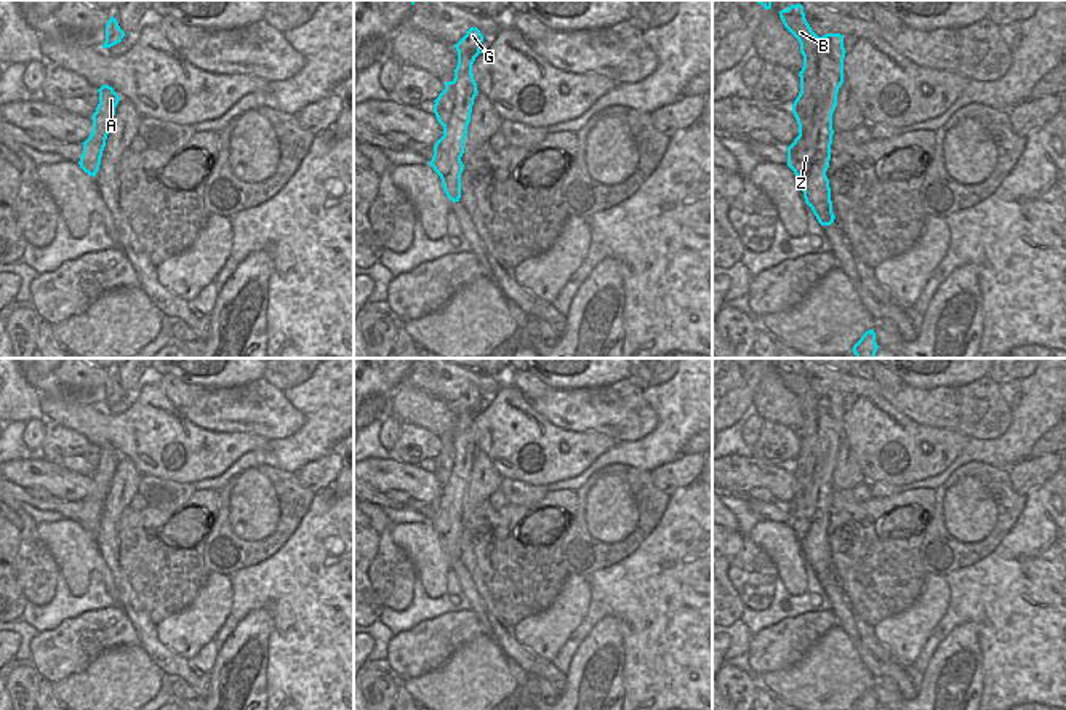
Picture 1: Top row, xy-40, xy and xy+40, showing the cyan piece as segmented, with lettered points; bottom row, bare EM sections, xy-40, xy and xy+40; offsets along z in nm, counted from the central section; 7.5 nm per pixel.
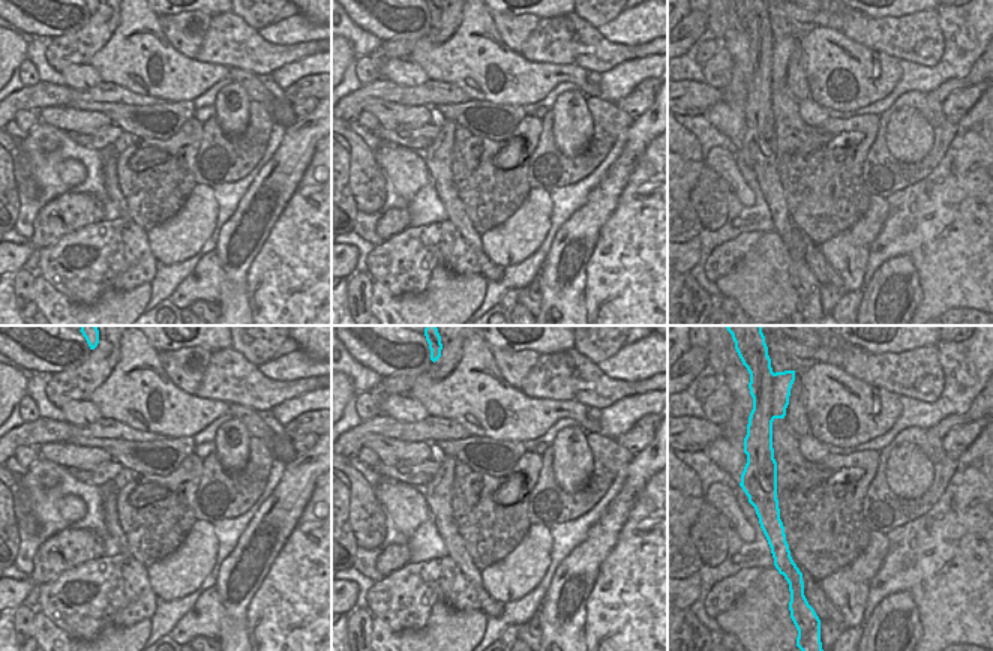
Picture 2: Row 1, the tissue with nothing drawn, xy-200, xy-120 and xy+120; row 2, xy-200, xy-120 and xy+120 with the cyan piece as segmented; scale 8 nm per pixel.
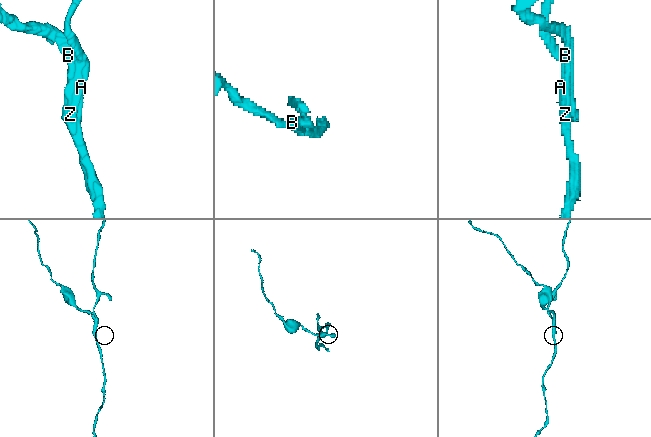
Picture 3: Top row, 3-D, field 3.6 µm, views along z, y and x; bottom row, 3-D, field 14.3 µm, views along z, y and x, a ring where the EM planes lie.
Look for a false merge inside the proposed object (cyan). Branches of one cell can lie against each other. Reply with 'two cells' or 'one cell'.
two cells

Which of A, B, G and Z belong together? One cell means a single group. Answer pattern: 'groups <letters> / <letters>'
groups A G Z / B

